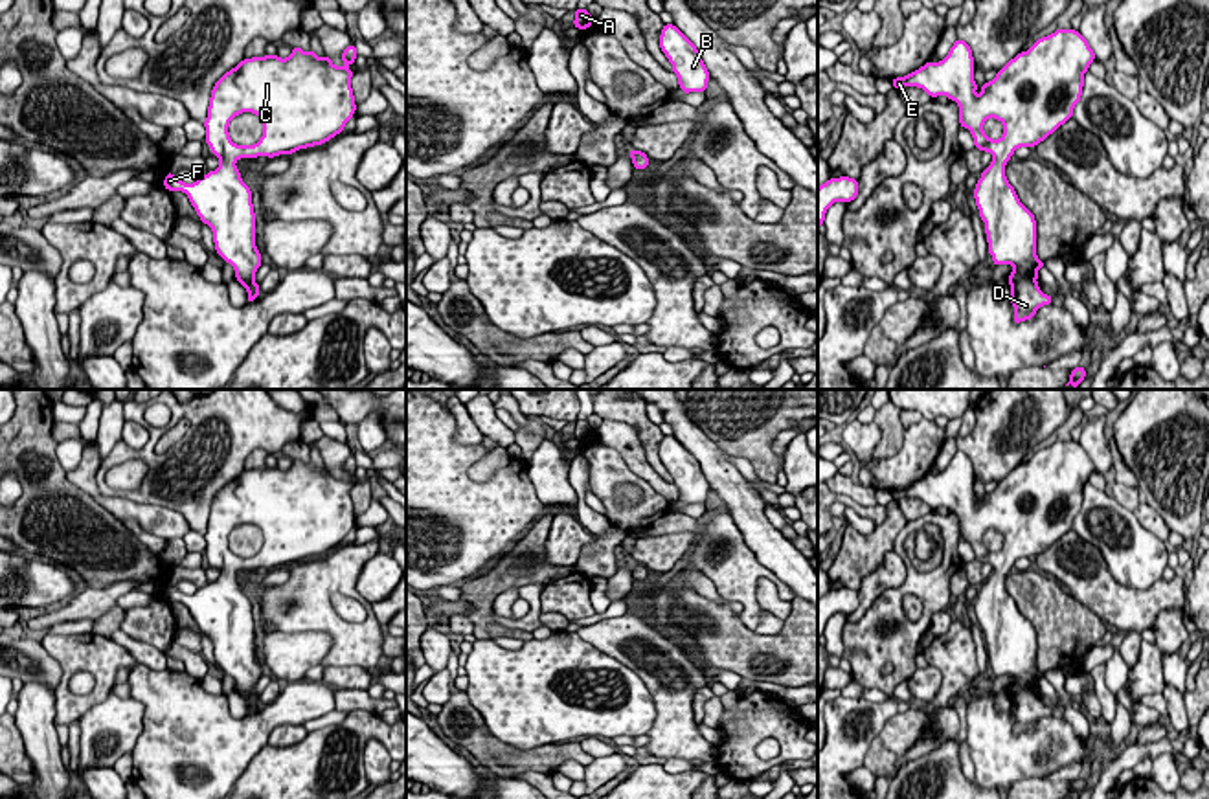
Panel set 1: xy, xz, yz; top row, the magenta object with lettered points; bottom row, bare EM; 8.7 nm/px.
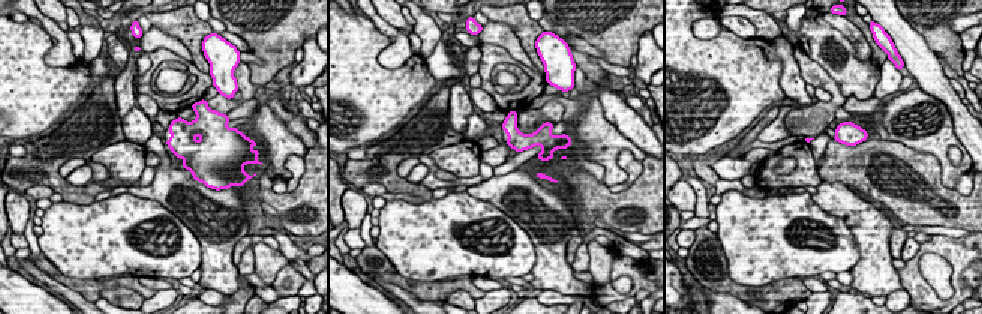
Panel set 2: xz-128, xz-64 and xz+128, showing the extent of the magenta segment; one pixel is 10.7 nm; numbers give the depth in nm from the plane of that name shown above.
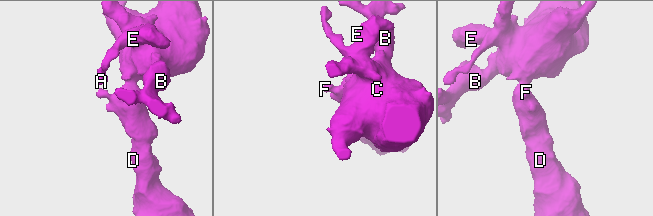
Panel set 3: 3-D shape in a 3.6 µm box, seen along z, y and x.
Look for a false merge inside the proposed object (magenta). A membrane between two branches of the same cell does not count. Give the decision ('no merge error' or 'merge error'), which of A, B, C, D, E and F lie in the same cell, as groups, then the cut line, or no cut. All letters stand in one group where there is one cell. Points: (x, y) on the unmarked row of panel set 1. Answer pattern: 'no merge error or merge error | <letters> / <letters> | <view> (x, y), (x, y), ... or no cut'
no merge error | A B C D E F | no cut

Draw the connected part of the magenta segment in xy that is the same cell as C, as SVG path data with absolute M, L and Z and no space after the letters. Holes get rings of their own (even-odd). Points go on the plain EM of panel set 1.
M355 456L344 461L342 472L344 478L334 478L331 468L322 470L312 461L303 463L301 459L292 459L287 470L277 467L243 470L215 494L204 533L206 555L211 566L220 571L219 579L197 590L195 595L186 595L173 584L167 584L164 591L165 601L186 604L200 632L213 641L217 665L235 680L235 691L248 702L246 715L261 705L254 687L263 672L255 658L252 602L243 593L235 573L292 566L299 560L322 557L340 546L356 522L349 494L355 483L347 479L356 472ZM243 523L252 523L263 531L263 547L248 558L233 555L228 544L230 533Z

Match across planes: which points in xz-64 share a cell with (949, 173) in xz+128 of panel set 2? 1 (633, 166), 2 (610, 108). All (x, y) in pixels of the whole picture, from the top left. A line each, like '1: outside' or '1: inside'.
1: outside
2: outside

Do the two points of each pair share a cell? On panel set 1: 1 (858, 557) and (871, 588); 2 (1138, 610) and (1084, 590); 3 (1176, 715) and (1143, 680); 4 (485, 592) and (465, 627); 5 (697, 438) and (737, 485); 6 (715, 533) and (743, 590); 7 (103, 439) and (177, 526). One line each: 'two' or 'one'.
1: two
2: one
3: two
4: two
5: one
6: one
7: two

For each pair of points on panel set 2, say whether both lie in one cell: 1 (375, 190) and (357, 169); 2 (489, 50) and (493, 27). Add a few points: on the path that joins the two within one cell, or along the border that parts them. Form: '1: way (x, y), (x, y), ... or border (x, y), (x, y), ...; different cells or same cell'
1: border (363, 185), (381, 184), (387, 191); different cells
2: border (480, 45), (498, 44), (520, 63); different cells

